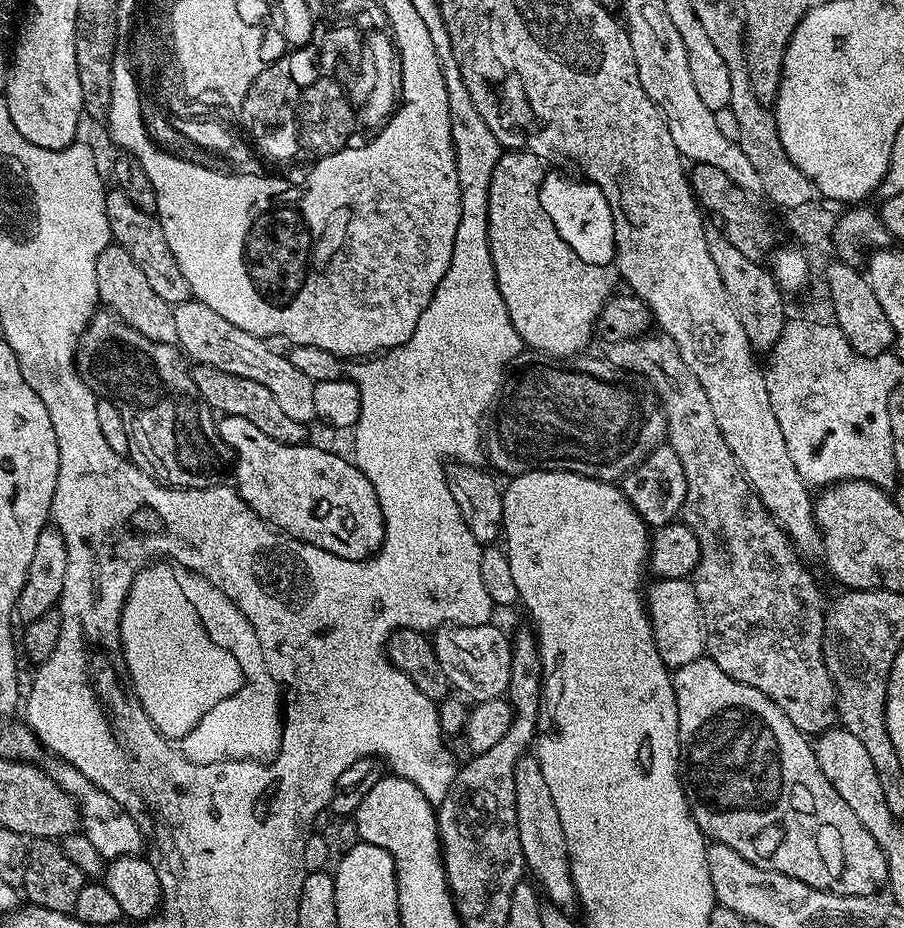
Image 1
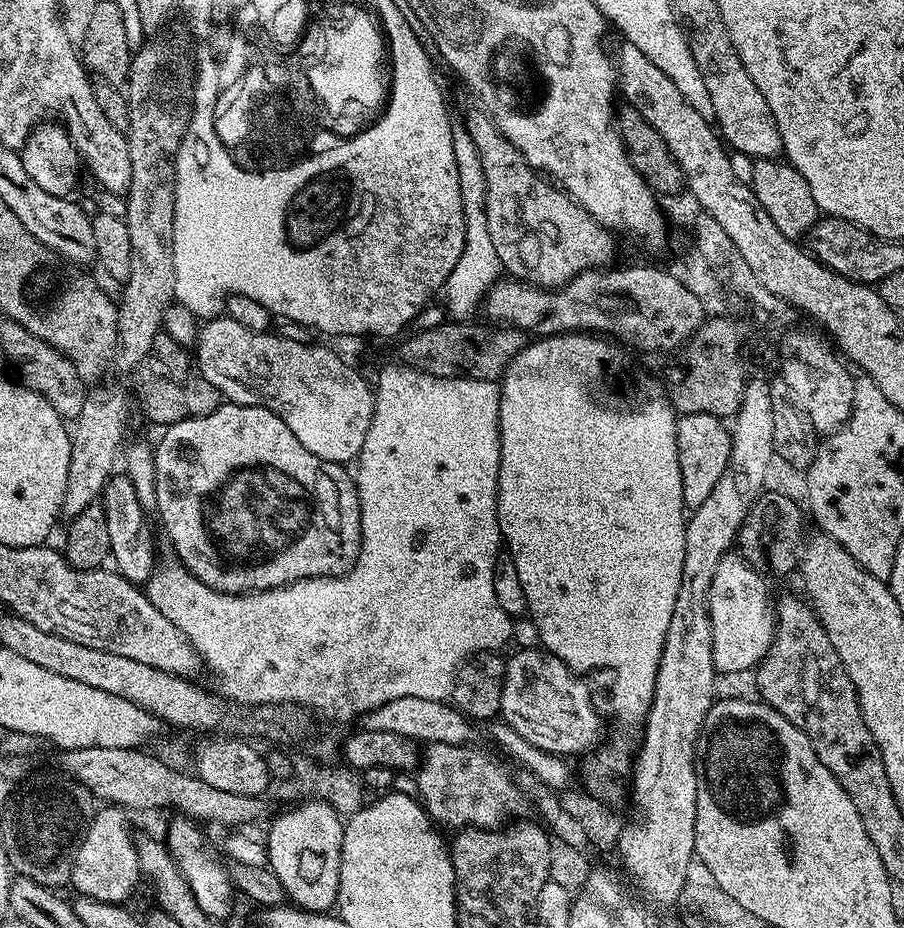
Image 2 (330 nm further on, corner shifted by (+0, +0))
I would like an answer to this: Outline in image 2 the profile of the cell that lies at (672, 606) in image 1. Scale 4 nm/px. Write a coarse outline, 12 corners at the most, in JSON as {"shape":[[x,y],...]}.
{"shape":[[739,554],[718,562],[708,613],[717,673],[744,672],[776,636],[774,596]]}

